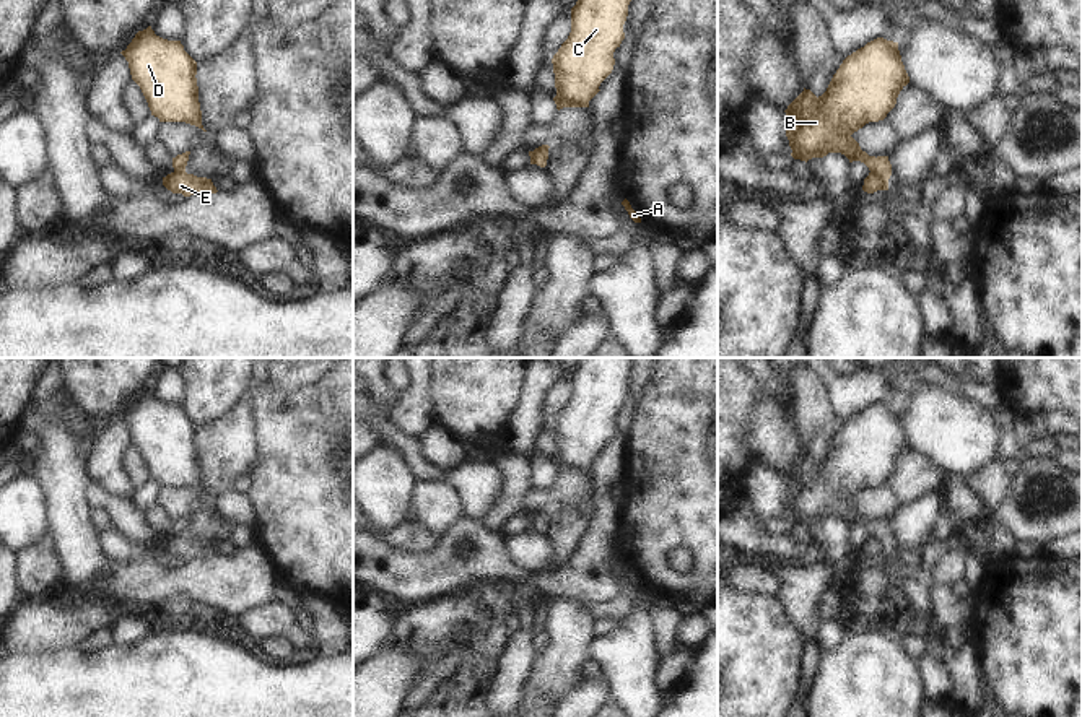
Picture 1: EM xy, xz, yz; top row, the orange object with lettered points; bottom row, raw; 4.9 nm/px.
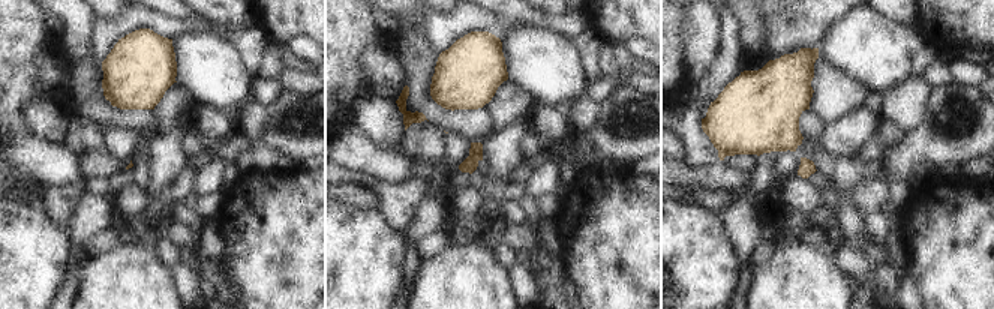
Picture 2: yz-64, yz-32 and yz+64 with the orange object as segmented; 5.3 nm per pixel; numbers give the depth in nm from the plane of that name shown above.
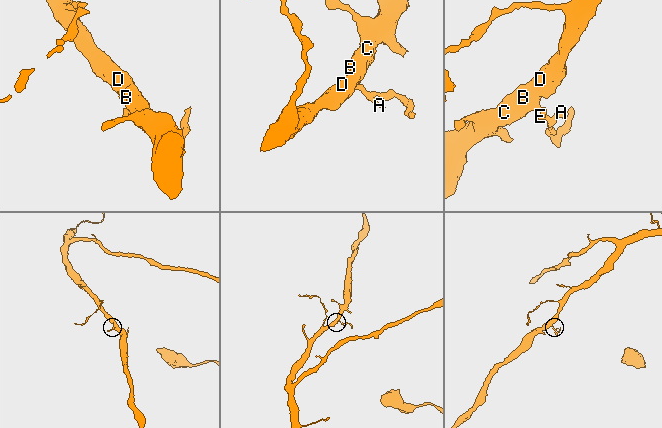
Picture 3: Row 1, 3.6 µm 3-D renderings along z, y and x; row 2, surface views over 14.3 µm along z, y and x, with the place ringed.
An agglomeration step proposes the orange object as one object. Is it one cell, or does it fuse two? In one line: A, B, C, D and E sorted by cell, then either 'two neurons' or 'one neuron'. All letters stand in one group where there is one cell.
groups A E / B C D; two neurons

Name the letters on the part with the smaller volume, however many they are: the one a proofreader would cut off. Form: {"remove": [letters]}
{"remove": ["A", "E"]}

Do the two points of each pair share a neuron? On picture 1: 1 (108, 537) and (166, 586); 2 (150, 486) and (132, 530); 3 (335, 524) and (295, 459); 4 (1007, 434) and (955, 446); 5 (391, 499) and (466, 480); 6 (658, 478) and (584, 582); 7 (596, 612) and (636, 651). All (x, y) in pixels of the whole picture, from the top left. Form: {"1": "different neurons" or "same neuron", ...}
{"1": "different neurons", "2": "different neurons", "3": "same neuron", "4": "different neurons", "5": "different neurons", "6": "different neurons", "7": "different neurons"}

